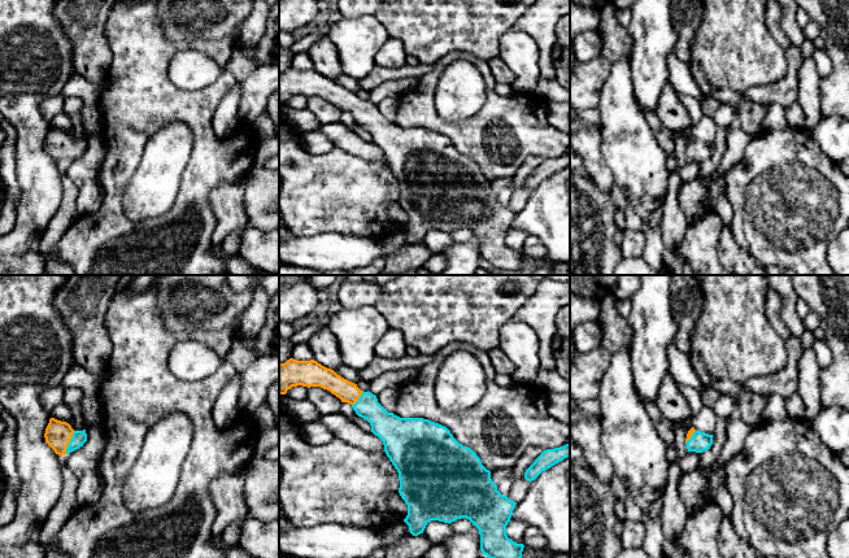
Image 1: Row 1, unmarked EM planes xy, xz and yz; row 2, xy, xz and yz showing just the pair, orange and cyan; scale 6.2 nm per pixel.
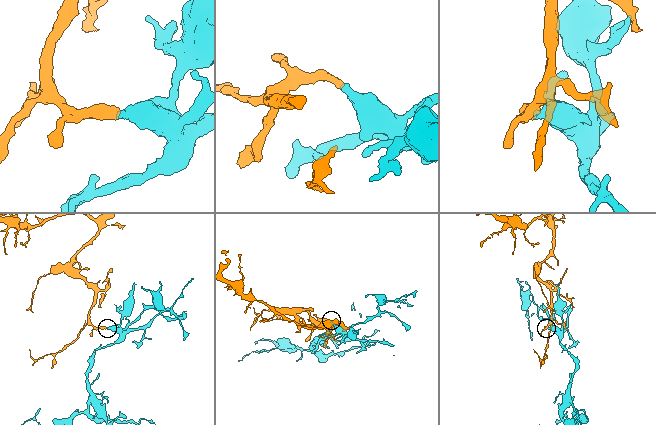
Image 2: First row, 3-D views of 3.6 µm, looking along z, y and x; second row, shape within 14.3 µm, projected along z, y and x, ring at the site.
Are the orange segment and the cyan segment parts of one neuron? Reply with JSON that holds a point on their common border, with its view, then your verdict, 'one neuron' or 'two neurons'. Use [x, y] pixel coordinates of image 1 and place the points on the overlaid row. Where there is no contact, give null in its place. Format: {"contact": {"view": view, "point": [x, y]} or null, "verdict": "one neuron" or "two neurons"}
{"contact": {"view": "xy", "point": [69, 441]}, "verdict": "one neuron"}

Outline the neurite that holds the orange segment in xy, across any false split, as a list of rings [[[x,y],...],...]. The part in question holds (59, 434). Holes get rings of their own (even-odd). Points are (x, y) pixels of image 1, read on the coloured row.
[[[55,418],[49,419],[44,437],[45,443],[61,457],[79,449],[87,441],[86,430],[74,431],[69,423]]]

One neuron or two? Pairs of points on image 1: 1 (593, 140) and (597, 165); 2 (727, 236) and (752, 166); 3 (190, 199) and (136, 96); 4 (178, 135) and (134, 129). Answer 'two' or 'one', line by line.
1: one
2: two
3: one
4: two

